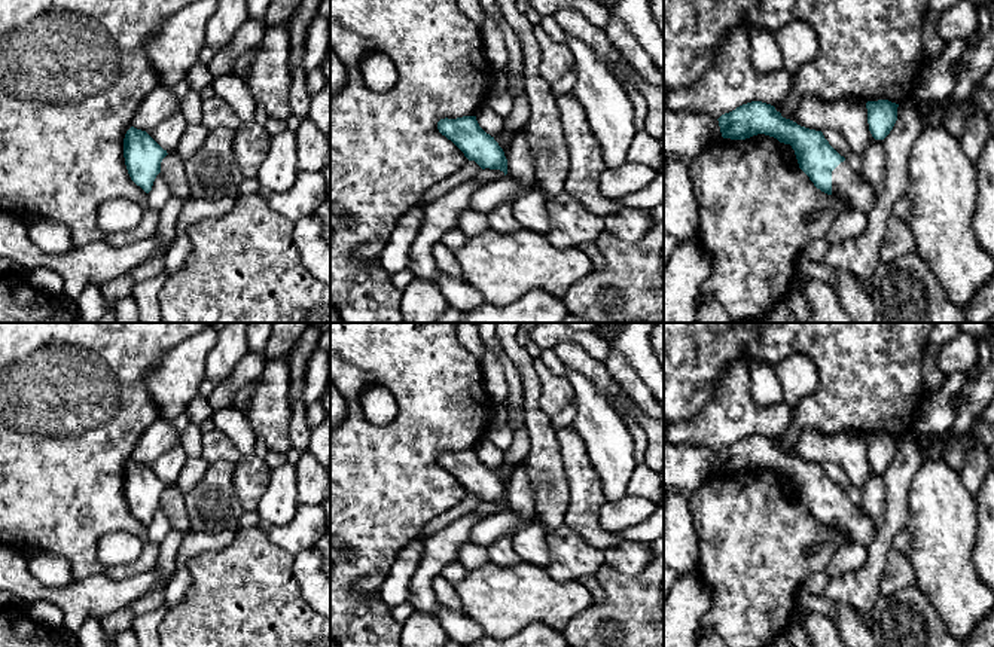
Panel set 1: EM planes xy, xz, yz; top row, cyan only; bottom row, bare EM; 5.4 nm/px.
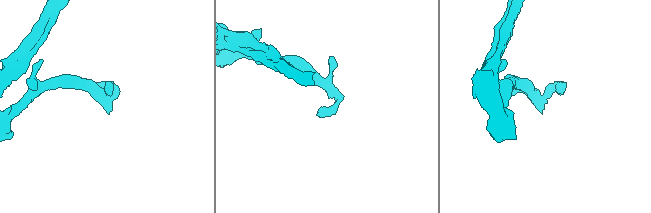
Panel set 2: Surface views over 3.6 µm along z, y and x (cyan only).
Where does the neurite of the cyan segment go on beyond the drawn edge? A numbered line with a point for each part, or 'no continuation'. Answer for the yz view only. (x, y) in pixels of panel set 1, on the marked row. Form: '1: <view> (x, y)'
1: yz (857, 194)

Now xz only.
1: xz (520, 162)

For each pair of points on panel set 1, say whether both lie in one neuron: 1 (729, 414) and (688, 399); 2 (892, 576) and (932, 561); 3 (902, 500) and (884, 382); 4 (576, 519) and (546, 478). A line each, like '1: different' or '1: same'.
1: different
2: different
3: different
4: different

